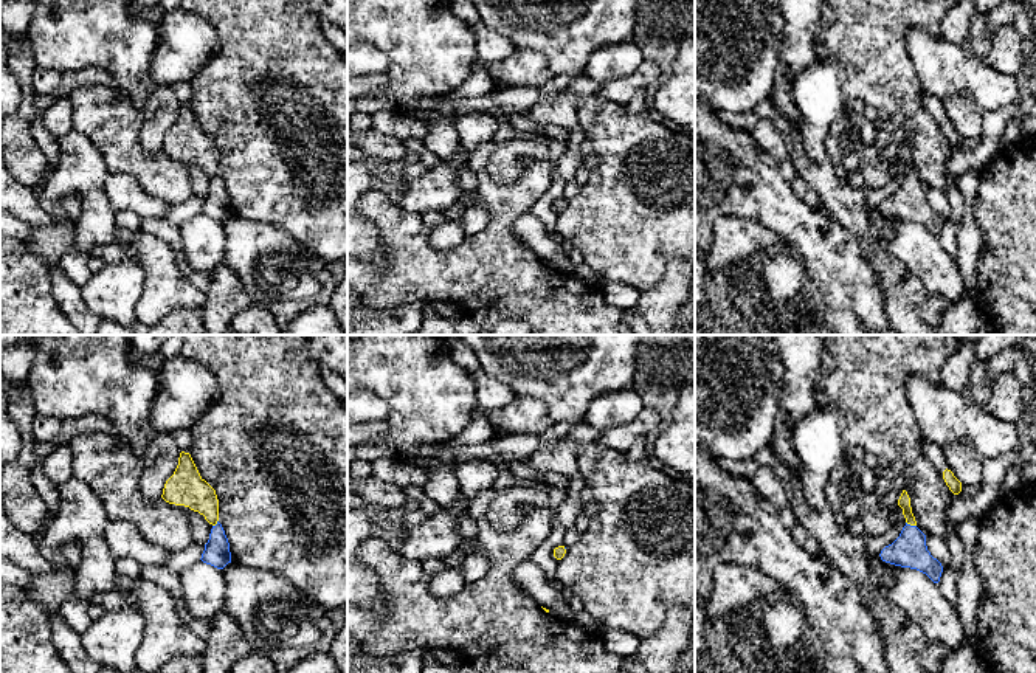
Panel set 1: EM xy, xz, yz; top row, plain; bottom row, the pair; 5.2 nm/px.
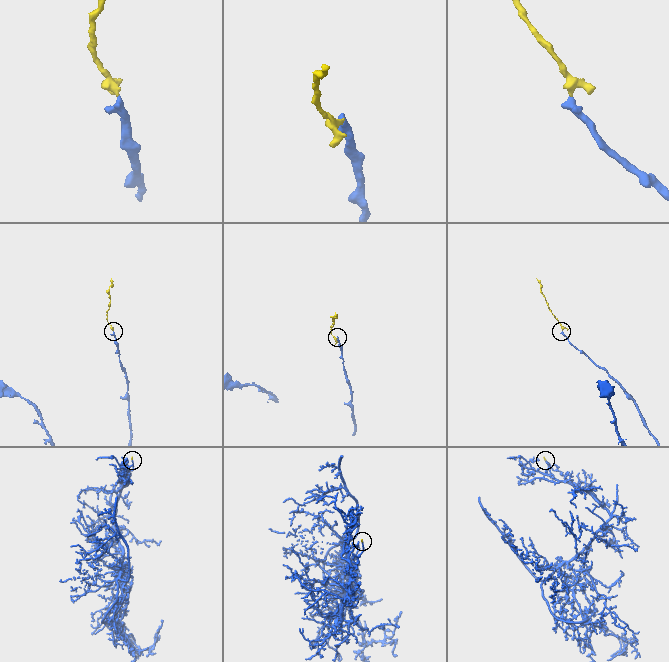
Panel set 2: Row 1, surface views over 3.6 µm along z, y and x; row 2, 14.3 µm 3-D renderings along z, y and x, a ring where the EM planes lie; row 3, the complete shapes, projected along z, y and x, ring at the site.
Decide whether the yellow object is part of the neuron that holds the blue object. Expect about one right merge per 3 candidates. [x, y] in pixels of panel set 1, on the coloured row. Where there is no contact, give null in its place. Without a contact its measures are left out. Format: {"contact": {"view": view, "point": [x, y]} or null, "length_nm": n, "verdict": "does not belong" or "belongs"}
{"contact": {"view": "yz", "point": [909, 524]}, "length_nm": 60, "verdict": "belongs"}

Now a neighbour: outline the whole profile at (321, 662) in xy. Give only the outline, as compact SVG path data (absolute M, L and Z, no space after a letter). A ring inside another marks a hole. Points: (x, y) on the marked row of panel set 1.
M316 653L298 662L288 673L340 673L335 661L327 653Z

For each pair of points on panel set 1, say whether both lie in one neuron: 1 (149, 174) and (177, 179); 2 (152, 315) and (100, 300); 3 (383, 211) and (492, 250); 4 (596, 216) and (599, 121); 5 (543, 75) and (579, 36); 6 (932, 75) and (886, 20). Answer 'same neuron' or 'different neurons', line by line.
1: same neuron
2: different neurons
3: same neuron
4: same neuron
5: different neurons
6: different neurons

